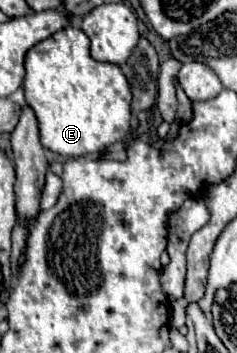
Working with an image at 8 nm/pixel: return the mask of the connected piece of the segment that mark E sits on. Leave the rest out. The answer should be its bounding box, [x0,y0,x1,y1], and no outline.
[25,27,131,157]

